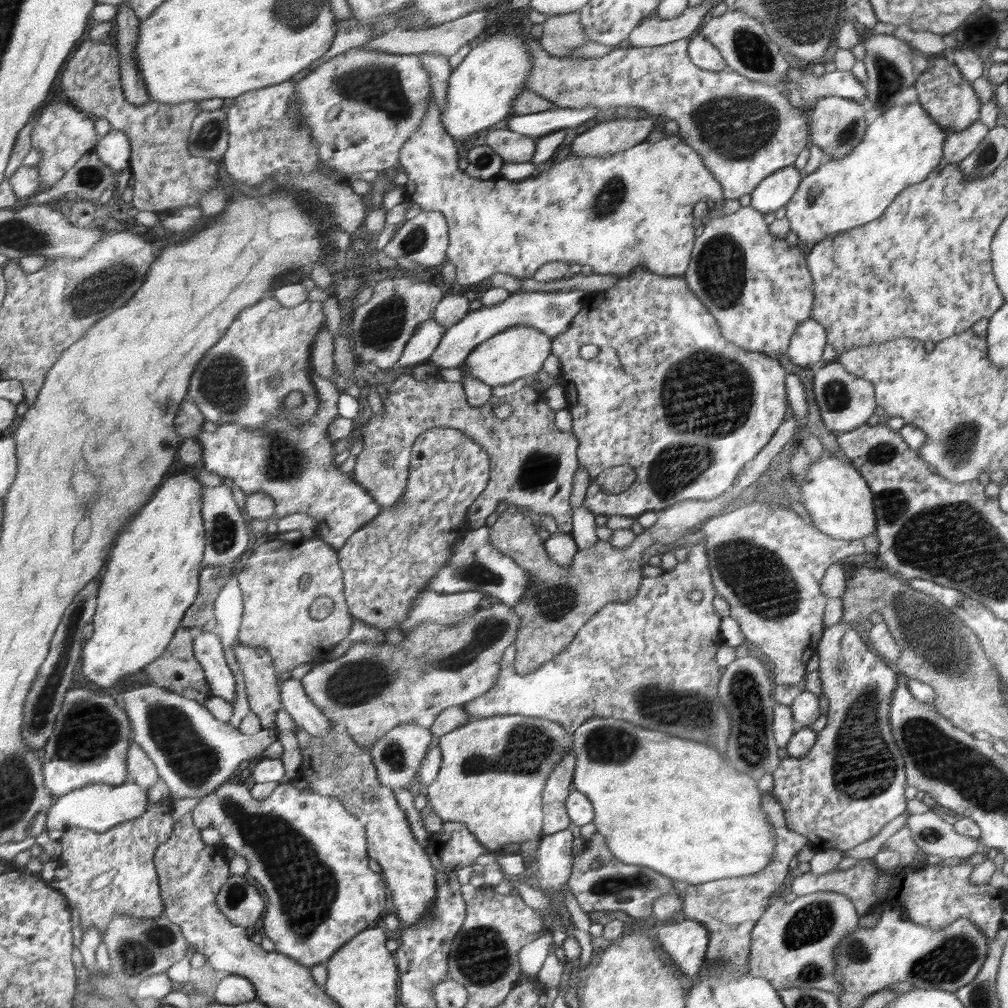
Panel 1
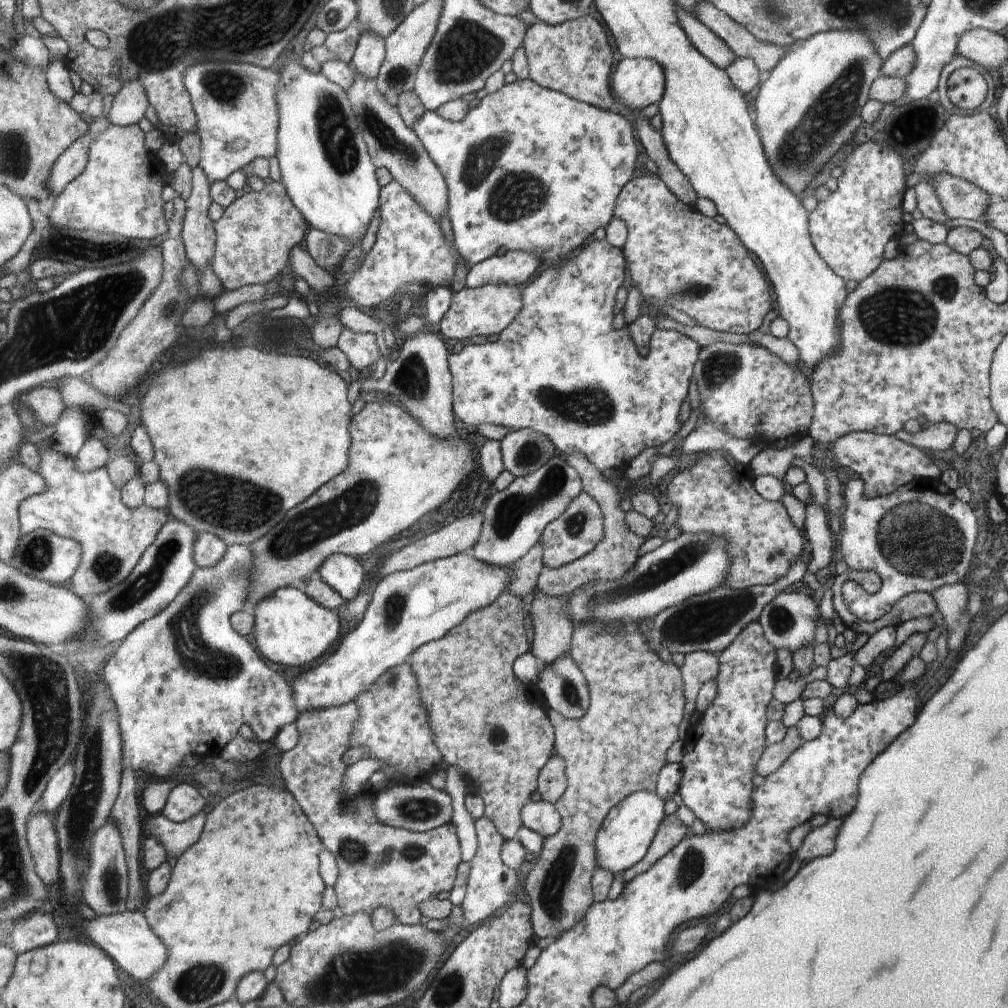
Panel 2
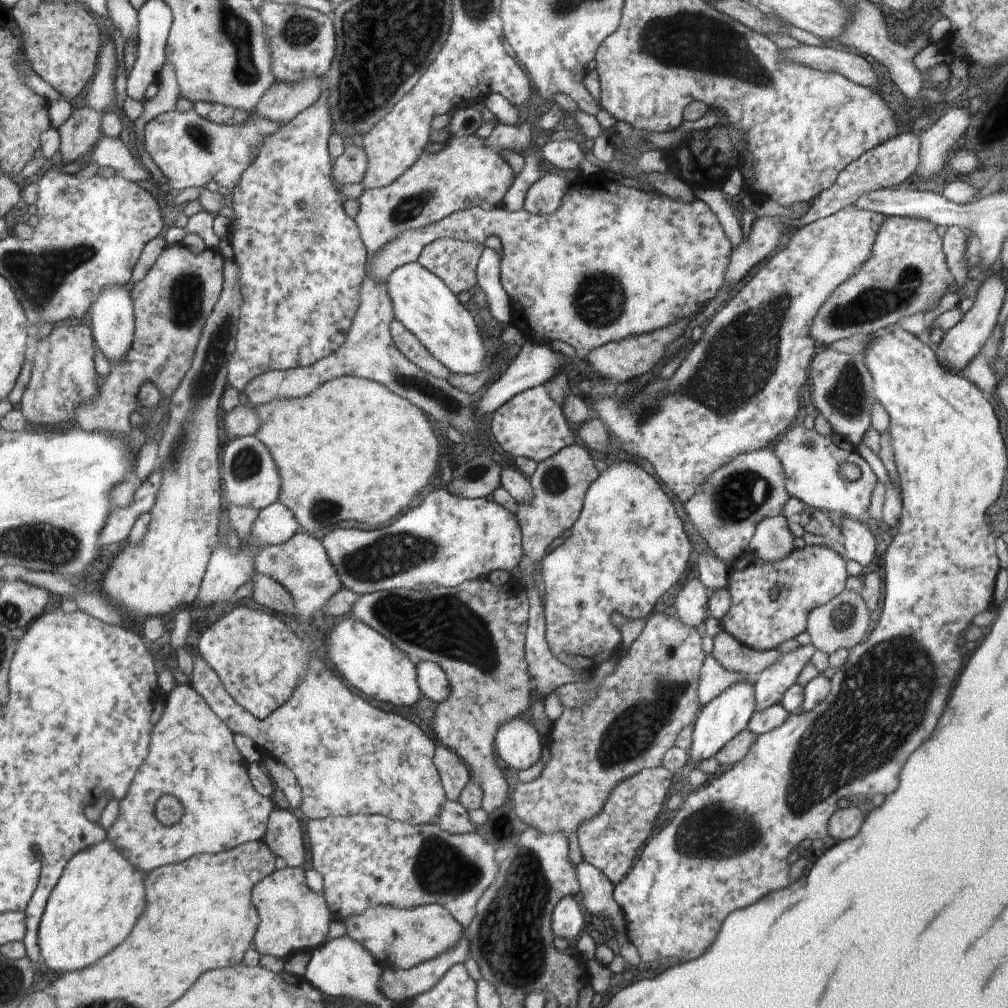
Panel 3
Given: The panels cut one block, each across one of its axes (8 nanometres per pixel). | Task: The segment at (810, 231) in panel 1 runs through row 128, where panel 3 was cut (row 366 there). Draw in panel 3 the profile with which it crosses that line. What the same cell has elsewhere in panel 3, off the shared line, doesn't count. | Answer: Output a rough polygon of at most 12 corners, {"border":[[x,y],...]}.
{"border":[[896,328],[884,605],[812,710],[692,791],[612,898],[700,958],[842,796],[896,790],[1000,570],[1006,452]]}

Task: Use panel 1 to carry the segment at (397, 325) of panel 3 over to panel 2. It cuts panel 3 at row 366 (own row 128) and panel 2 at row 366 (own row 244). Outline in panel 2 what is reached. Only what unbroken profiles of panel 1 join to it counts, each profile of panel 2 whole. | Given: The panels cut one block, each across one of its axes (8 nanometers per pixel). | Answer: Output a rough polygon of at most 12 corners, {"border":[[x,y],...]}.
{"border":[[623,250],[524,288],[451,354],[464,424],[628,470],[680,428],[702,347],[612,328]]}

